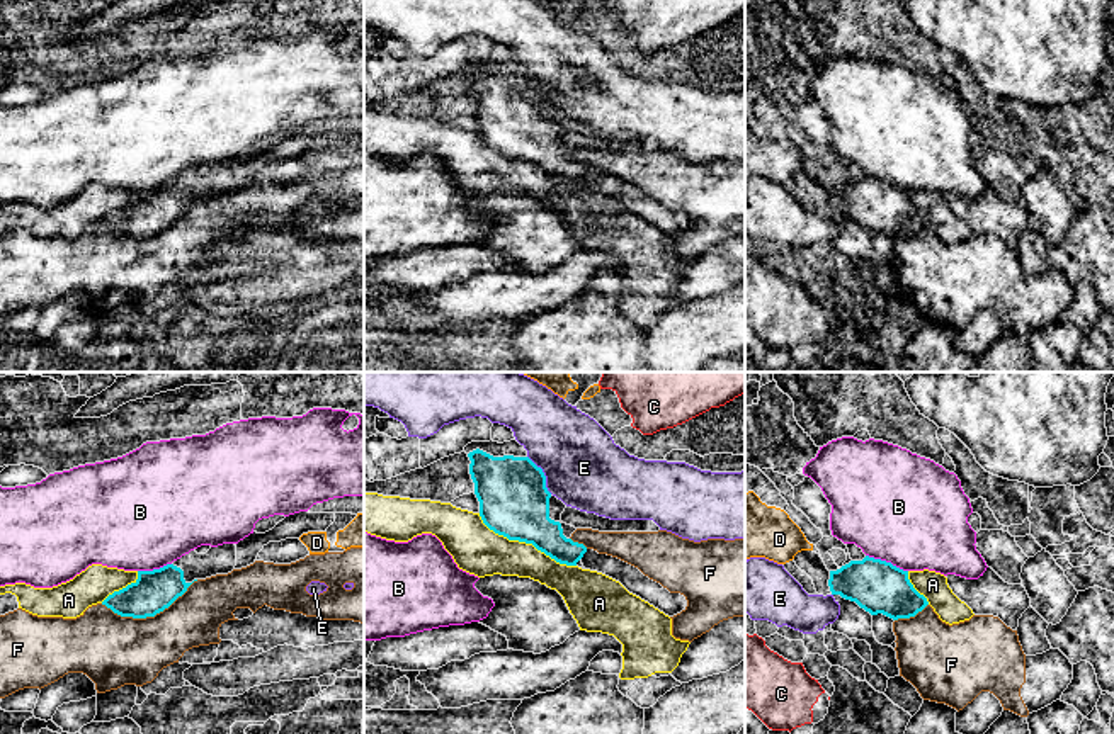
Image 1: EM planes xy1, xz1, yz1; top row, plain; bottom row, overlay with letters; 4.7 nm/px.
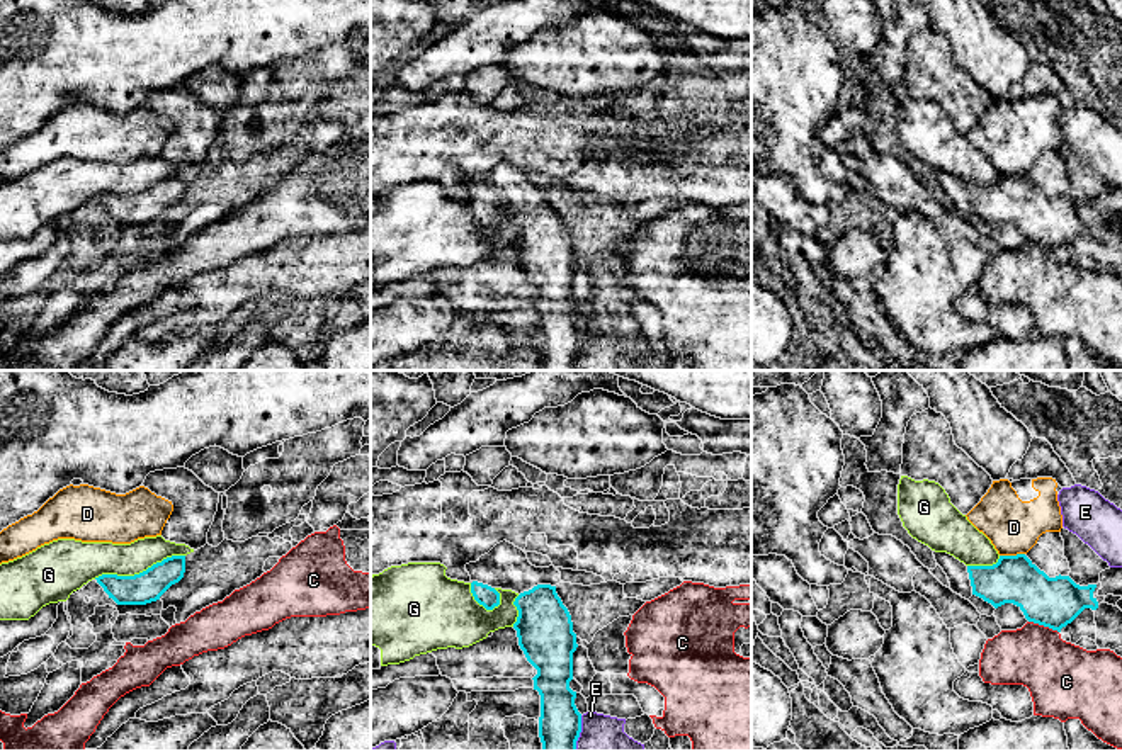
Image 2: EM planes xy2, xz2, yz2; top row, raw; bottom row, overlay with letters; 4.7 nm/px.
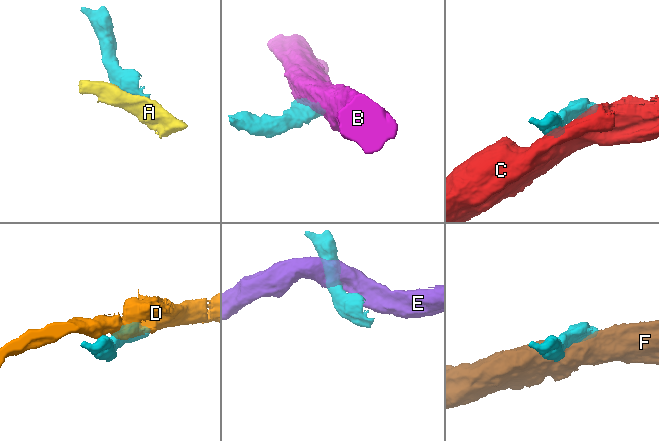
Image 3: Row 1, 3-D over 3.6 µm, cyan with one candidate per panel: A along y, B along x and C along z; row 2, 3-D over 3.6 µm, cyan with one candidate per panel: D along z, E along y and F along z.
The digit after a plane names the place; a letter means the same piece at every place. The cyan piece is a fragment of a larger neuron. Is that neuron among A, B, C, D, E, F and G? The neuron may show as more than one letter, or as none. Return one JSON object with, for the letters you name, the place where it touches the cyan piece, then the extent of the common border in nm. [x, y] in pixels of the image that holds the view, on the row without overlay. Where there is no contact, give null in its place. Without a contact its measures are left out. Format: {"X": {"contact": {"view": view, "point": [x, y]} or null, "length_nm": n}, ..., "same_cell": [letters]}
{"same_cell": []}

